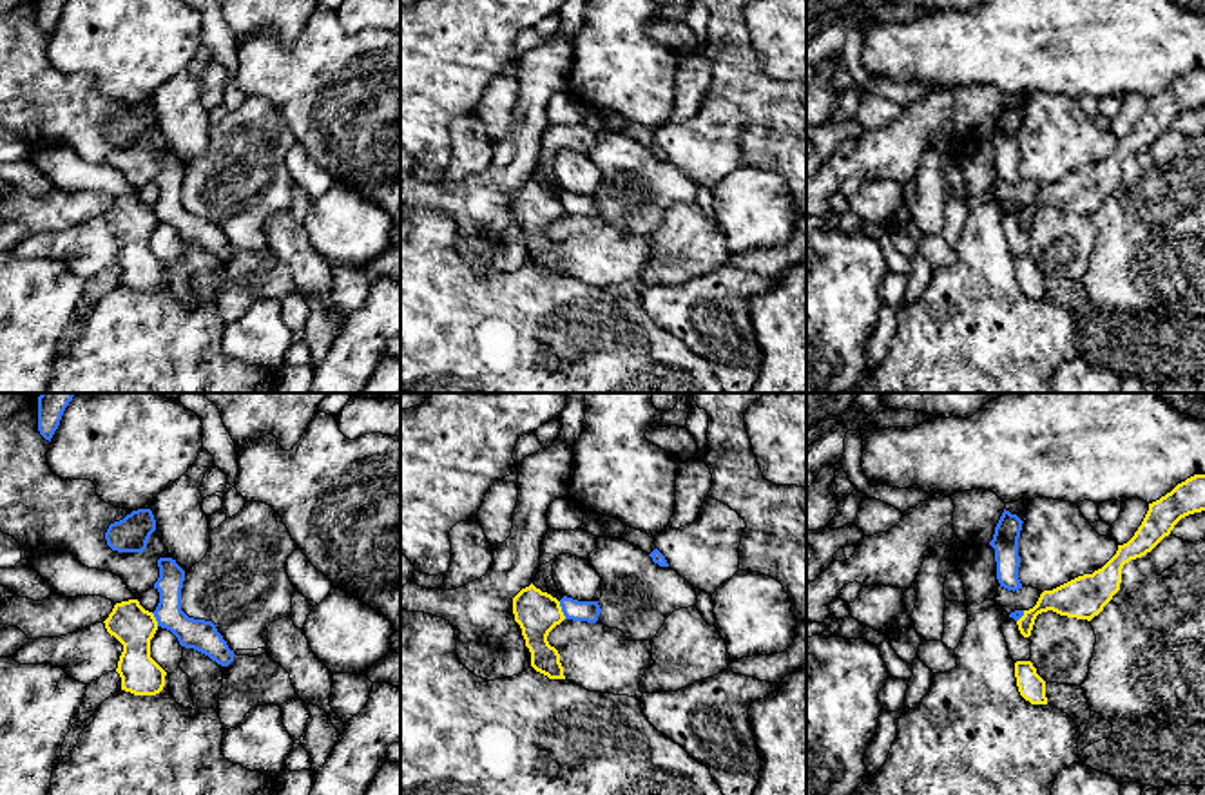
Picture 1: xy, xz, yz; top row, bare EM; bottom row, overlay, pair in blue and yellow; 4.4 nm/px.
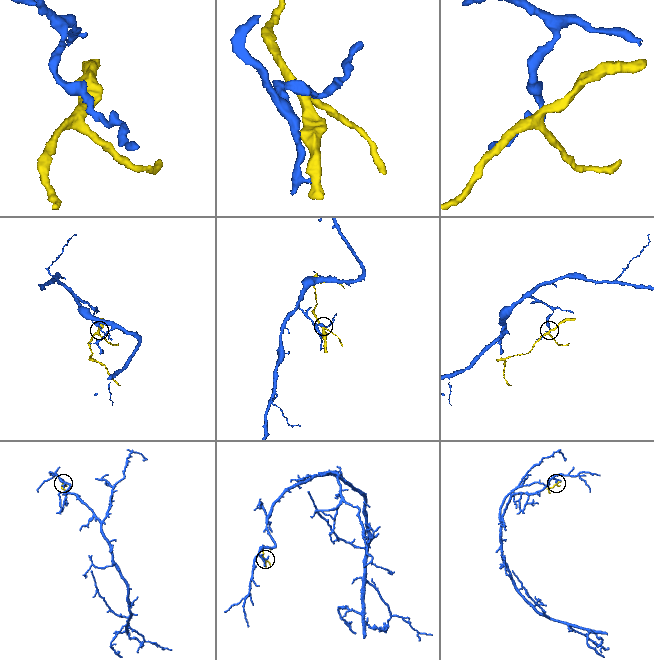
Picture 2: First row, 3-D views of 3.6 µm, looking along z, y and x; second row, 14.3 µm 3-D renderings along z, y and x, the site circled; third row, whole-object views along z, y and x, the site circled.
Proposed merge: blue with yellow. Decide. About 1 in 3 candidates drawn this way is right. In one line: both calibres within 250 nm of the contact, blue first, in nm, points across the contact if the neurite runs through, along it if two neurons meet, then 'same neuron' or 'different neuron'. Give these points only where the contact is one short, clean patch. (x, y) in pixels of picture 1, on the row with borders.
100/200 nm | along xz (559, 602), (566, 618) | different neuron

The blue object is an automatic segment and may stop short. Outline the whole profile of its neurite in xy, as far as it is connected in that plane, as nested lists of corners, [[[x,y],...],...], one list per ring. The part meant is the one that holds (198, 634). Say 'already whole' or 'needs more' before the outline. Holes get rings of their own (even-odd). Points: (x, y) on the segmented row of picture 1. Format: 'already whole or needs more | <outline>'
already whole | [[[159,558],[159,578],[154,589],[159,592],[159,603],[152,612],[158,627],[170,630],[181,647],[194,648],[221,666],[234,661],[234,650],[228,648],[223,636],[212,621],[188,618],[181,610],[181,589],[185,570],[172,558]]]

